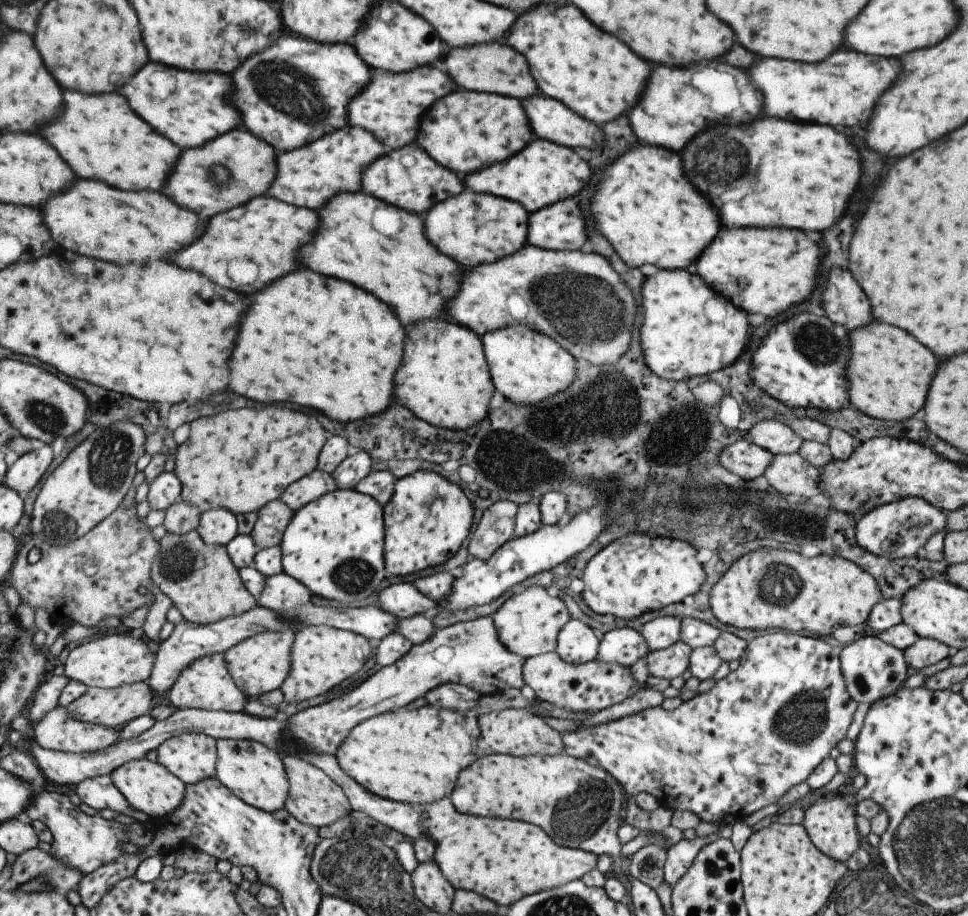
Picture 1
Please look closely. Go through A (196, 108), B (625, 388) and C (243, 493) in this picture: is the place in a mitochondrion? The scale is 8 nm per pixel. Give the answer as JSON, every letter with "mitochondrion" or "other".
{"A":"other","B":"mitochondrion","C":"other"}

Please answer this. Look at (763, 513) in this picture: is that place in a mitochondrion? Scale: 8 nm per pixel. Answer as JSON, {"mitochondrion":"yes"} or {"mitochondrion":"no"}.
{"mitochondrion":"yes"}

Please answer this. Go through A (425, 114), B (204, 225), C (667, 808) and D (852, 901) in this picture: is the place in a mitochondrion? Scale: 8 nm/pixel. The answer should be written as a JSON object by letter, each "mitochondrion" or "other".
{"A":"other","B":"other","C":"other","D":"mitochondrion"}

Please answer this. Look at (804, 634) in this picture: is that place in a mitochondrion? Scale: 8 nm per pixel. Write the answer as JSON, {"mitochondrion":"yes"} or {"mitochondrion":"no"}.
{"mitochondrion":"no"}

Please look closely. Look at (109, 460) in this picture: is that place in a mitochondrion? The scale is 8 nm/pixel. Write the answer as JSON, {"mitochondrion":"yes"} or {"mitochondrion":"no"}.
{"mitochondrion":"yes"}

